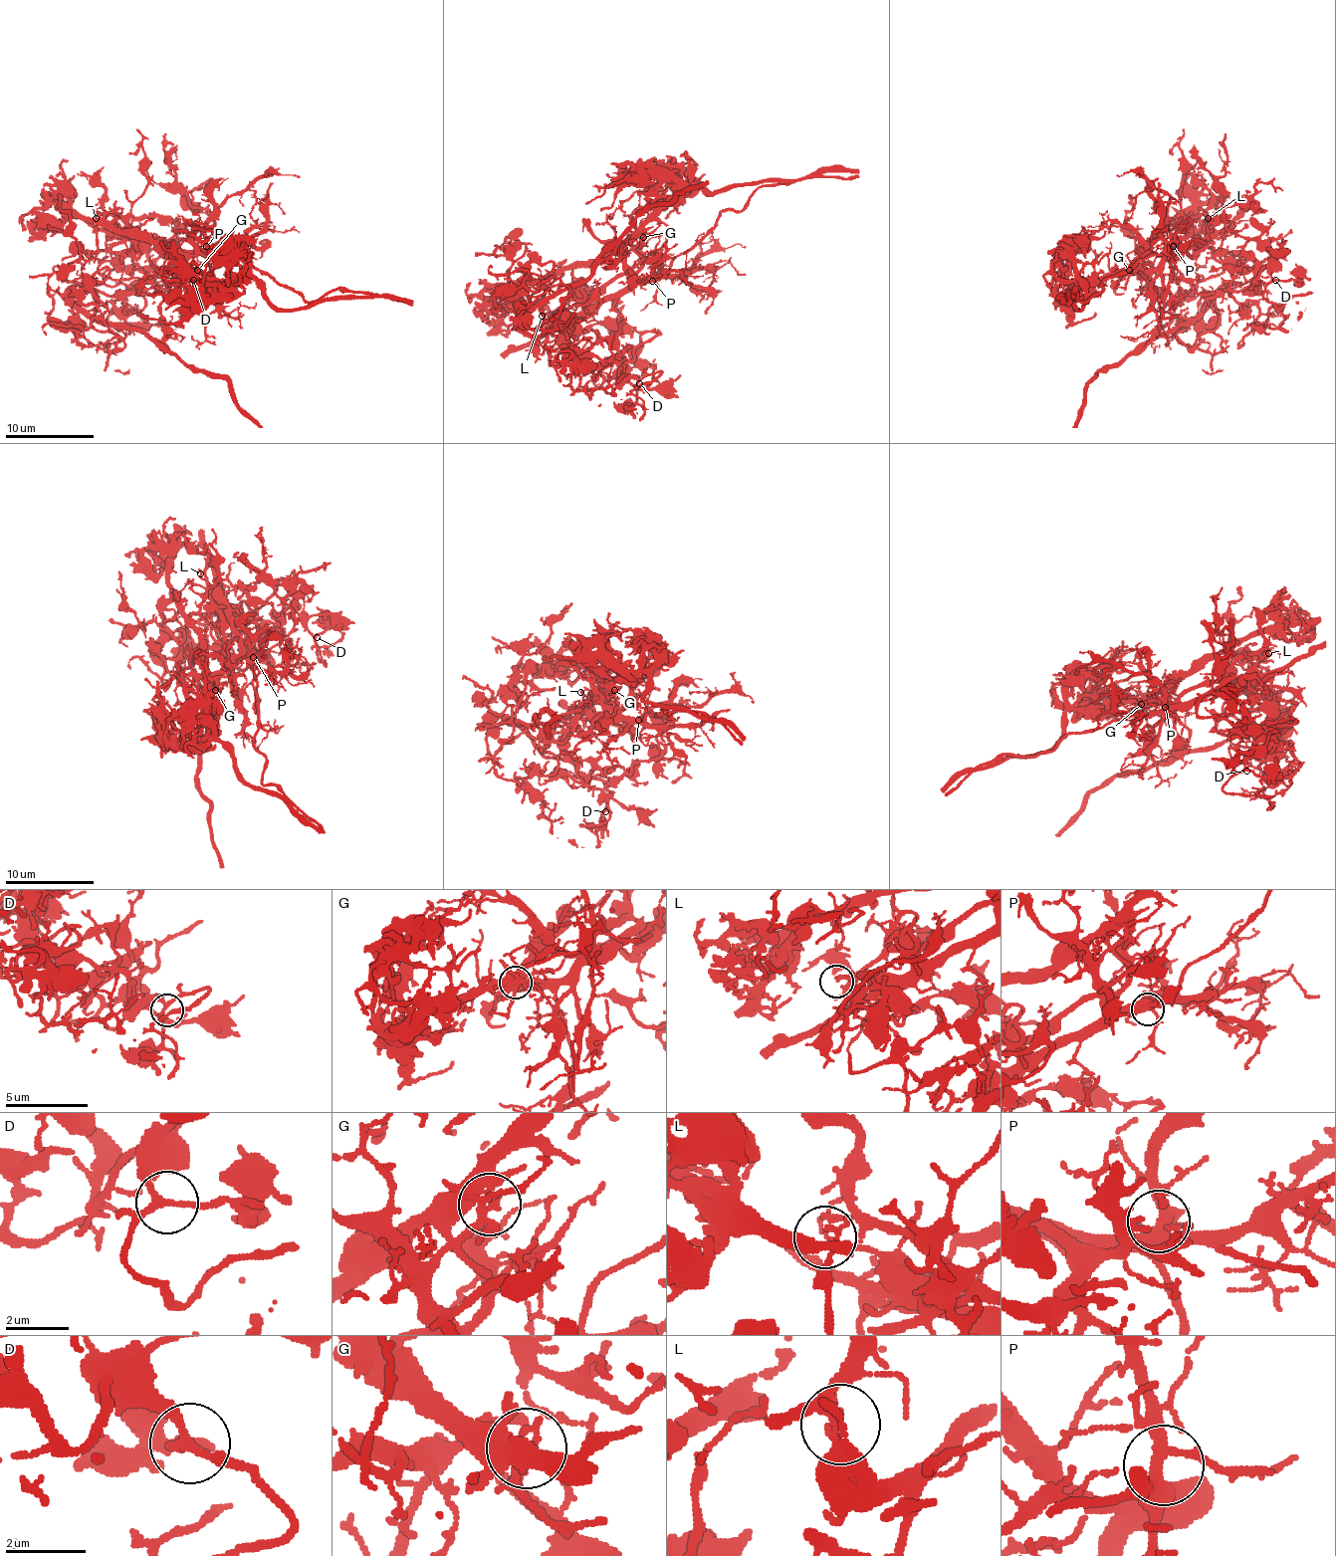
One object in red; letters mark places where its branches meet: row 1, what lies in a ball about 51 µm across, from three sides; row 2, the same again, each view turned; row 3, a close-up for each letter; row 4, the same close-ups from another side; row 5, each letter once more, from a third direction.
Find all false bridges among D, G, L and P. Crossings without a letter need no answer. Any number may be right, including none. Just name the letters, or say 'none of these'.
G, L

